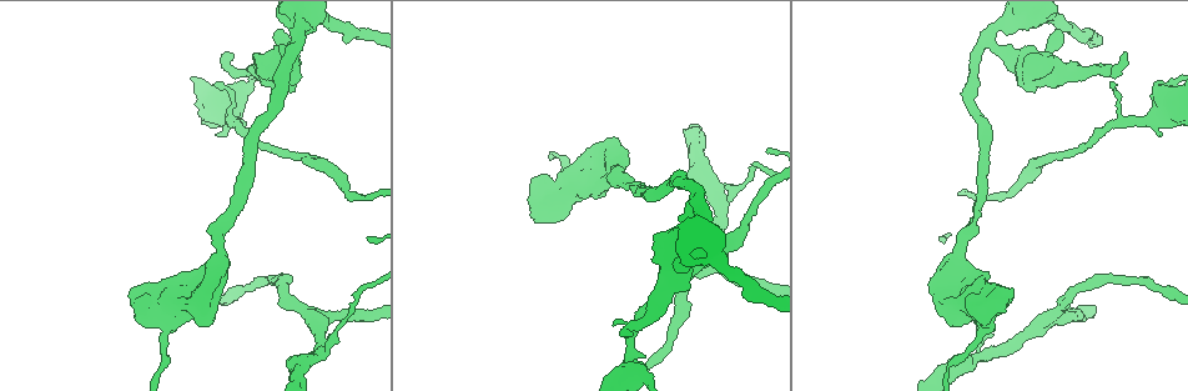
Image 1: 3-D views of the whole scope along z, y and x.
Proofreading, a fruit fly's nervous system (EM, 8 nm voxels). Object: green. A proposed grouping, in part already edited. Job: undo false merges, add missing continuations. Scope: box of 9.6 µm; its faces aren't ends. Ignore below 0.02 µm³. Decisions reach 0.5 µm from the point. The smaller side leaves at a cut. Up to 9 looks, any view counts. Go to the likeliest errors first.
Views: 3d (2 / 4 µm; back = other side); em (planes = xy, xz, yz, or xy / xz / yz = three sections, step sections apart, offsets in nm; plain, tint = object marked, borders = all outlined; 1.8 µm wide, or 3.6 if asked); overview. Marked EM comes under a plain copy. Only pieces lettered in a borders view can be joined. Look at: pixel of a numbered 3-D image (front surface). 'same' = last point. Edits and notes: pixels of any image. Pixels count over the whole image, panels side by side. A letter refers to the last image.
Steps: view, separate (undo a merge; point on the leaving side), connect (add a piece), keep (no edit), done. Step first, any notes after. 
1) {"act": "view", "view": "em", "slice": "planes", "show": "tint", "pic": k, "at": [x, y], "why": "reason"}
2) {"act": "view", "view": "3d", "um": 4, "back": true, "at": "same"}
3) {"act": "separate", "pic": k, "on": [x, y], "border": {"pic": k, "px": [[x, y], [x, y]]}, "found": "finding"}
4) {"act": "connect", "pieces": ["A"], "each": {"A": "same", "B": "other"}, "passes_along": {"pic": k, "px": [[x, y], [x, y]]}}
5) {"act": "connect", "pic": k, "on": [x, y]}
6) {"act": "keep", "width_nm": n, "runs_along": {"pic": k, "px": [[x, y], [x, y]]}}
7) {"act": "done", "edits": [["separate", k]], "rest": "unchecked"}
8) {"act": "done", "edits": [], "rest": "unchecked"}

{"act": "view", "view": "em", "um": 3.6, "slice": "xz", "step": 8, "show": "tint", "pic": 1, "at": [1158, 117], "why": "looks like a crossing"}

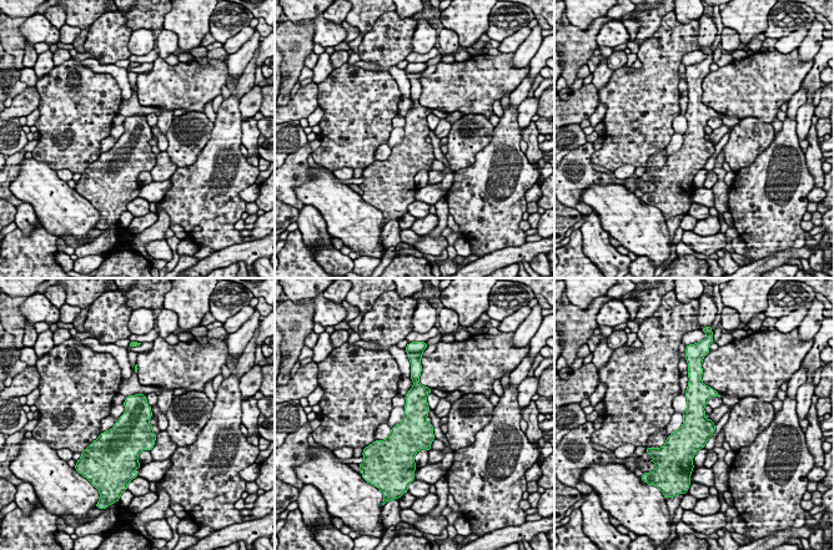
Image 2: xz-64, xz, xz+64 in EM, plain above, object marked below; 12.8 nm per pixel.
{"act": "view", "view": "em", "um": 3.6, "slice": "planes", "show": "borders", "at": "same", "why": "another direction"}

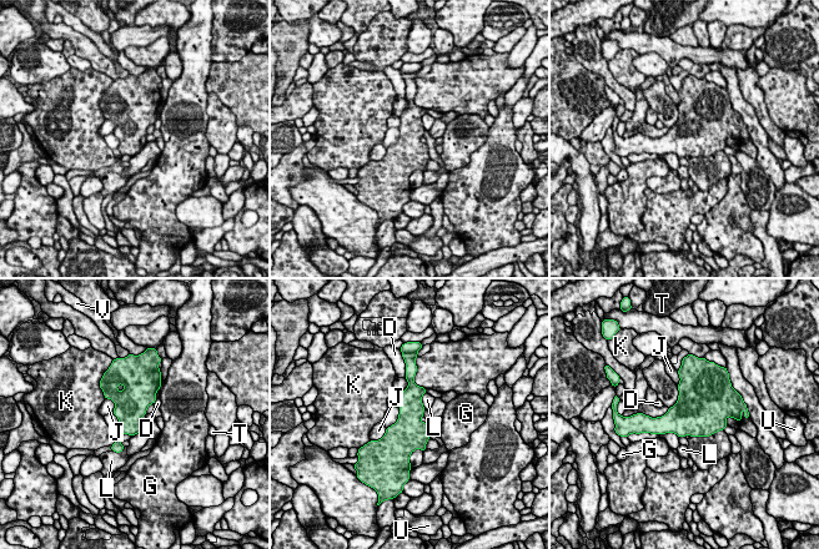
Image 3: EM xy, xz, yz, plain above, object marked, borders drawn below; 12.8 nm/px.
{"act": "keep", "width_nm": 400, "each": {"D": "other", "G": "other", "J": "other", "K": "other", "L": "other", "T": "other", "U": "other", "V": "other"}, "border": {"pic": 3, "px": [[678, 386], [678, 399], [669, 408]]}, "found": "one cell here"}

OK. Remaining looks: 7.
{"act": "view", "view": "em", "slice": "planes", "show": "borders", "pic": 1, "at": [629, 335], "why": "branch stops here"}

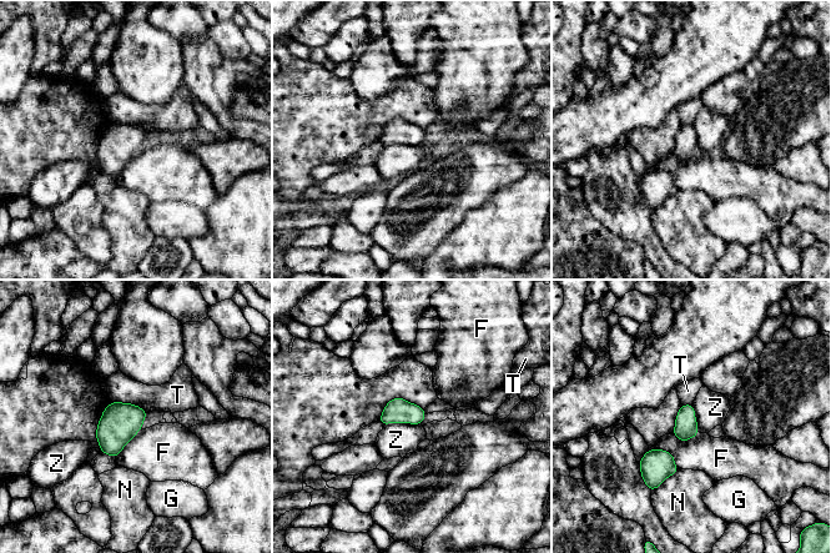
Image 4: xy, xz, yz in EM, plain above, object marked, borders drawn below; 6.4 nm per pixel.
{"act": "keep", "each": {"F": "other", "G": "other", "N": "other", "T": "other", "Z": "other"}, "border": {"pic": 4, "px": [[421, 423], [387, 423], [384, 426]]}, "found": "no lettered piece goes on from it"}

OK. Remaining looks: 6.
{"act": "view", "view": "3d", "um": 2, "pic": 1, "at": [714, 188]}

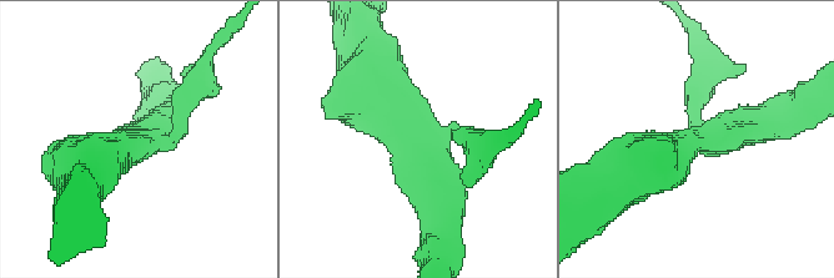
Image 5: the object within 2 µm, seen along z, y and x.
{"act": "view", "view": "em", "slice": "planes", "show": "borders", "pic": 5, "at": [145, 140], "arms": 3, "why": "now the EM"}

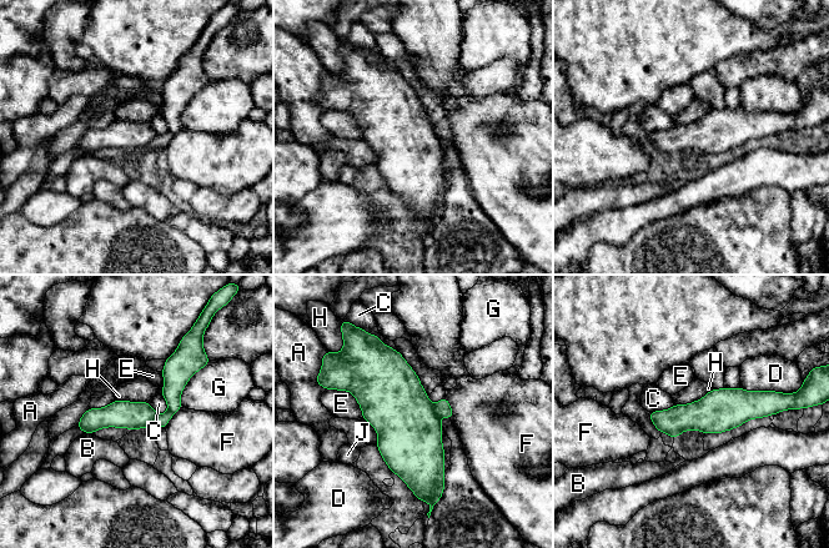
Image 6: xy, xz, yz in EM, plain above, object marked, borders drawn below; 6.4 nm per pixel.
{"act": "separate", "pic": 6, "on": [172, 387], "each": {"A": "other", "B": "other", "C": "other", "D": "other", "E": "other", "F": "other", "G": "other", "H": "other", "J": "other"}, "part_leaving": {"pic": 6, "px": [[177, 355], [172, 408], [155, 425]]}, "found": "two cells meet here"}

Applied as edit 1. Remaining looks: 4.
{"act": "view", "view": "em", "slice": "yz", "step": 16, "show": "tint", "pic": 1, "at": [540, 207], "why": "sudden change in width"}

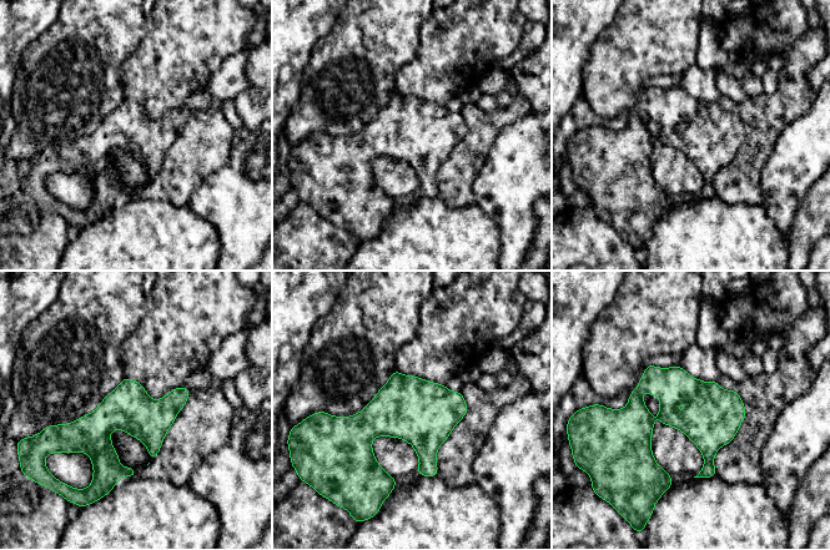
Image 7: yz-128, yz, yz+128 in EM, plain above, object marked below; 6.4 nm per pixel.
{"act": "view", "view": "em", "slice": "planes", "show": "borders", "at": "same"}

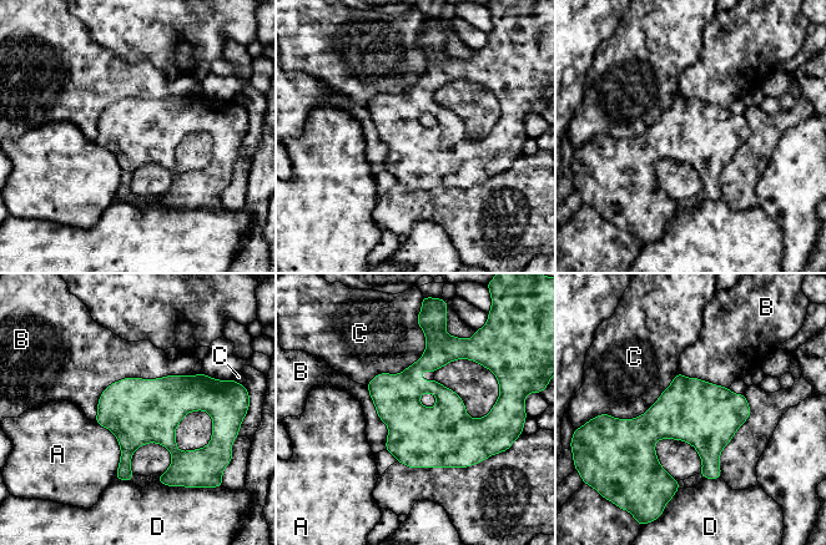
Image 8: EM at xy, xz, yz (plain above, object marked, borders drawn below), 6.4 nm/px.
{"act": "keep", "width_nm": 400, "each": {"A": "other", "B": "other", "C": "other", "D": "other"}, "border": {"pic": 8, "px": [[201, 372], [115, 381], [94, 419]]}, "found": "all the same cell"}

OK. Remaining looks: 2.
{"act": "done", "edits": [["separate", 6]], "rest": "unchecked"}

